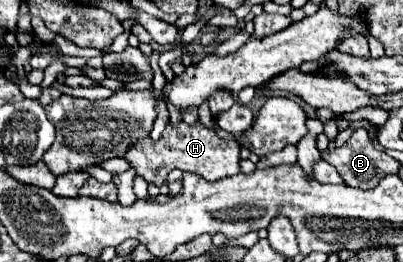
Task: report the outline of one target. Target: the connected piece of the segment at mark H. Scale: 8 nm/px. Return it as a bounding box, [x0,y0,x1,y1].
[124,121,240,187]

